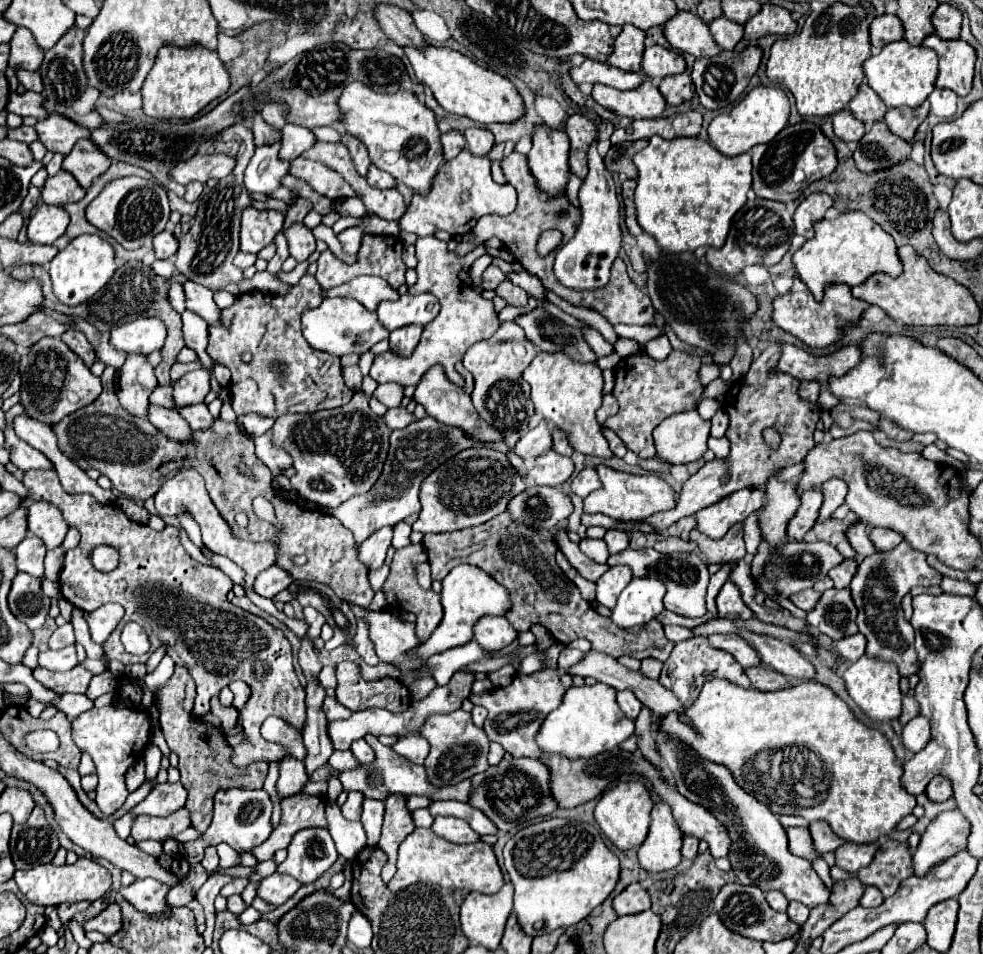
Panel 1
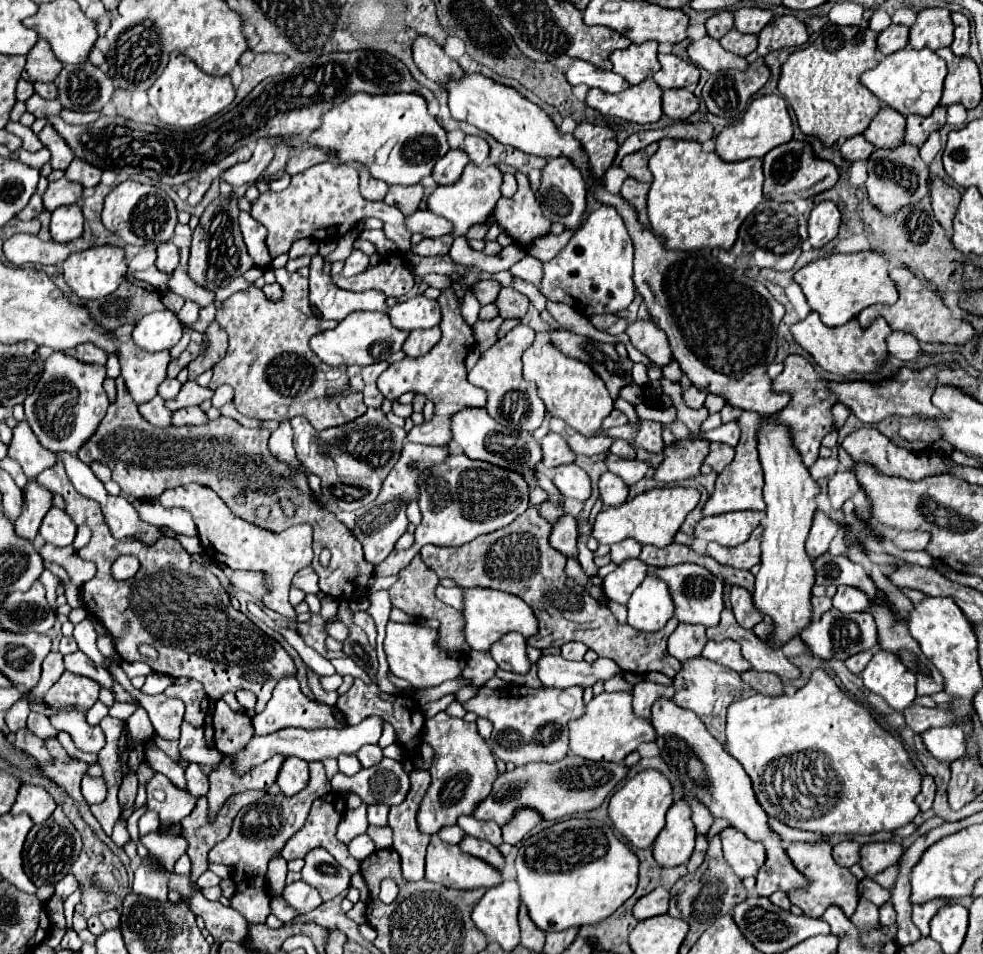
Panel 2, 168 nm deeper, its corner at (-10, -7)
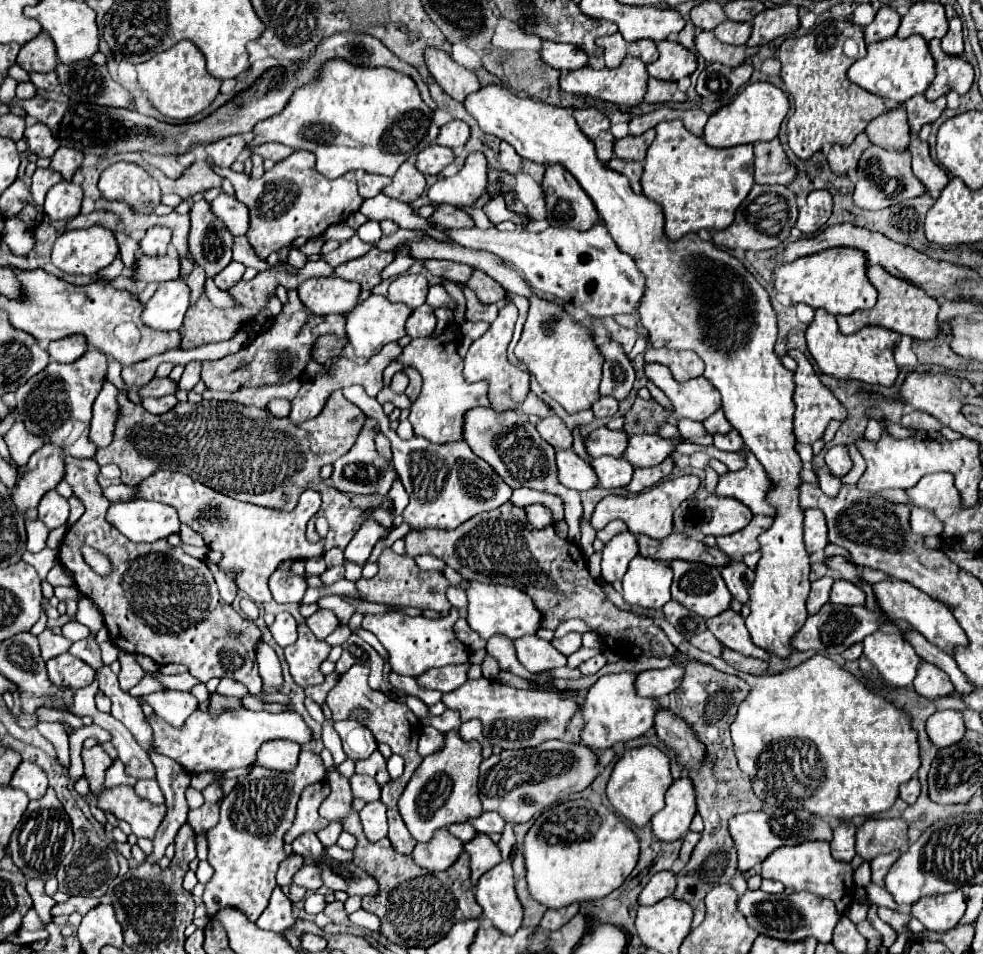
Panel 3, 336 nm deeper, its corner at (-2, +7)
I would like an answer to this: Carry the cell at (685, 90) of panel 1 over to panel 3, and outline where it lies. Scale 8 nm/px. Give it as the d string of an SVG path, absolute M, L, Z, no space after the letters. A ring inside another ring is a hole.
M649 77L647 81L647 93L645 101L647 103L665 103L665 101L685 101L687 95L679 91L675 81L661 81Z

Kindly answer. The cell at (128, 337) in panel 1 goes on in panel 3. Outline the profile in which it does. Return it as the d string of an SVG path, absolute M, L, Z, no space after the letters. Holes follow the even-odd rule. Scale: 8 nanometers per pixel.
M181 279L161 283L143 309L143 321L157 331L179 329L189 307L189 293L189 285Z

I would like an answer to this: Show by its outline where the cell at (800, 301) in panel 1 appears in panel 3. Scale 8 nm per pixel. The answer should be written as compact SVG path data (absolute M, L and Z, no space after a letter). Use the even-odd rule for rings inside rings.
M817 309L813 323L807 329L807 347L819 365L821 373L831 375L839 381L861 381L869 385L895 385L899 375L899 367L893 359L893 349L899 341L899 333L881 329L881 327L865 327L853 335L843 335L837 327L837 321L831 313Z

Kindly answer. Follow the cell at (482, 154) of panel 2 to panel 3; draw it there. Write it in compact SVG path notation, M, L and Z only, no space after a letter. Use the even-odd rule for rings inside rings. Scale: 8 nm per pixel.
M451 121L441 127L435 143L453 149L453 147L463 147L467 139L469 139L469 127L463 121Z

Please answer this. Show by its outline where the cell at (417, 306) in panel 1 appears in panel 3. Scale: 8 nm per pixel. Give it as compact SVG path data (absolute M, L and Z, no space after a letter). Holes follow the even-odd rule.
M399 275L389 285L389 301L405 303L411 309L417 309L427 299L427 279L423 275Z

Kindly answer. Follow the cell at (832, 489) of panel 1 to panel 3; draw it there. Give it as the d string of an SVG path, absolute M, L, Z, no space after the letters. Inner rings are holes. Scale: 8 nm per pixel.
M835 445L827 451L825 455L825 463L829 467L829 471L835 475L835 477L843 477L851 471L853 463L851 463L851 457L849 457L849 449L847 445Z

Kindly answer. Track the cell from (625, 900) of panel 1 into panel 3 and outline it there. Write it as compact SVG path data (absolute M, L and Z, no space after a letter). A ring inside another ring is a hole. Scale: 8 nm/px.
M659 871L657 875L651 877L651 881L641 891L639 903L641 905L655 905L657 901L673 895L675 885L677 885L677 879L675 879L673 871Z

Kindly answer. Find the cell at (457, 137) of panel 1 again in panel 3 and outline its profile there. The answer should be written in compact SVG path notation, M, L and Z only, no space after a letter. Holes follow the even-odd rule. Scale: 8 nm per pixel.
M433 145L417 155L417 169L423 175L439 175L451 163L451 159L453 159L453 151L449 147Z

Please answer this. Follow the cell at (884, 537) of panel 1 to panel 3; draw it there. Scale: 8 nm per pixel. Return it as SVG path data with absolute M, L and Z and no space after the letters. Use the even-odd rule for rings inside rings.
M913 507L911 511L911 529L919 535L939 535L943 531L943 523L935 517L935 513L921 509L921 507Z

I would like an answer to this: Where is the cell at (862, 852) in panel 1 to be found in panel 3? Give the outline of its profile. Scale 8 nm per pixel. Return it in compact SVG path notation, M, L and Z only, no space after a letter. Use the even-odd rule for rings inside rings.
M901 817L895 819L867 819L857 829L857 855L865 861L881 853L891 853L903 849L909 841L907 821Z

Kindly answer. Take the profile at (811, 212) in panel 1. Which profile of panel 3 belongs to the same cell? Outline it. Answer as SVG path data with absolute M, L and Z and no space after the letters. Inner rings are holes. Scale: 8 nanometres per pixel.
M813 191L807 197L807 203L799 209L799 219L797 219L797 229L803 235L813 235L817 233L825 221L831 217L831 195L829 191Z

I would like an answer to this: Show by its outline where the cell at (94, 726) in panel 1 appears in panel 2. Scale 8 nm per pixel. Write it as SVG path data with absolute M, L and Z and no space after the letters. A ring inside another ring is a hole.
M117 819L115 827L113 827L111 839L113 839L117 845L125 845L125 843L129 841L129 833L127 833L127 823L125 823L125 819Z

